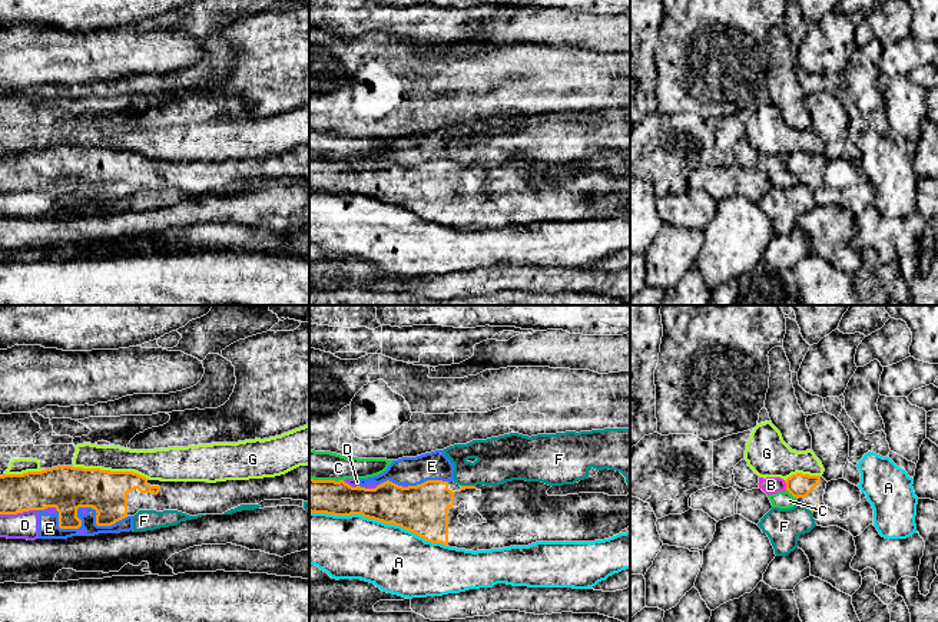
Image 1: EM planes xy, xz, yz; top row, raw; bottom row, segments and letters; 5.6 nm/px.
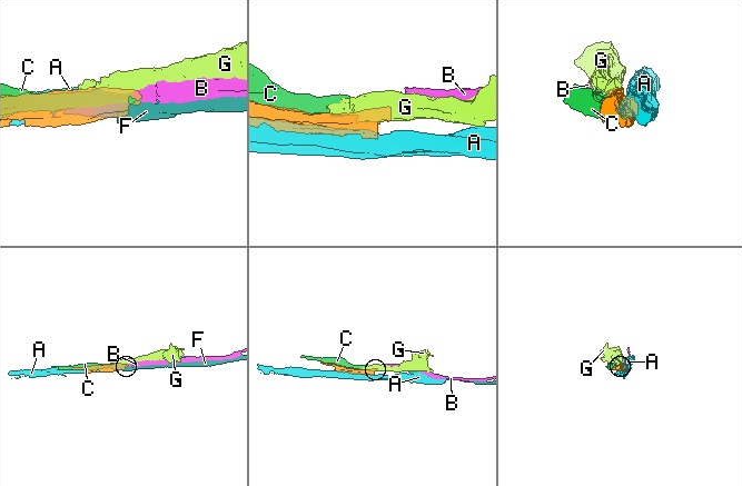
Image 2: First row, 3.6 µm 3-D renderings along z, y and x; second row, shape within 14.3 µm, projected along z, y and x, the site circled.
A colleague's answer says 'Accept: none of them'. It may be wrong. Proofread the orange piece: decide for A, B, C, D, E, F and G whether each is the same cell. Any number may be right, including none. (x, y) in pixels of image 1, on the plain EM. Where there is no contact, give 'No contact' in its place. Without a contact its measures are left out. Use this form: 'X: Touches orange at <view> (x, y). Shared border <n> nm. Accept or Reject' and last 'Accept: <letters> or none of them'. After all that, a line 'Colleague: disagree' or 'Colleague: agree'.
A: Touches orange at xz (378, 199). Shared border 800 nm. Reject
B: Touches orange at yz (786, 164). Shared border 60 nm. Reject
C: Touches orange at yz (792, 174). Shared border 90 nm. Reject
D: Touches orange at xy (19, 191). Shared border 220 nm. Reject
E: Touches orange at xy (79, 205). Shared border 180 nm. Reject
F: Touches orange at xz (468, 165). Shared border 80 nm. Reject
G: Touches orange at xy (112, 151). Shared border 440 nm. Reject
Accept: none of them
Colleague: agree

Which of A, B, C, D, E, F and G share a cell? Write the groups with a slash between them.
A / B C / D E F / G

